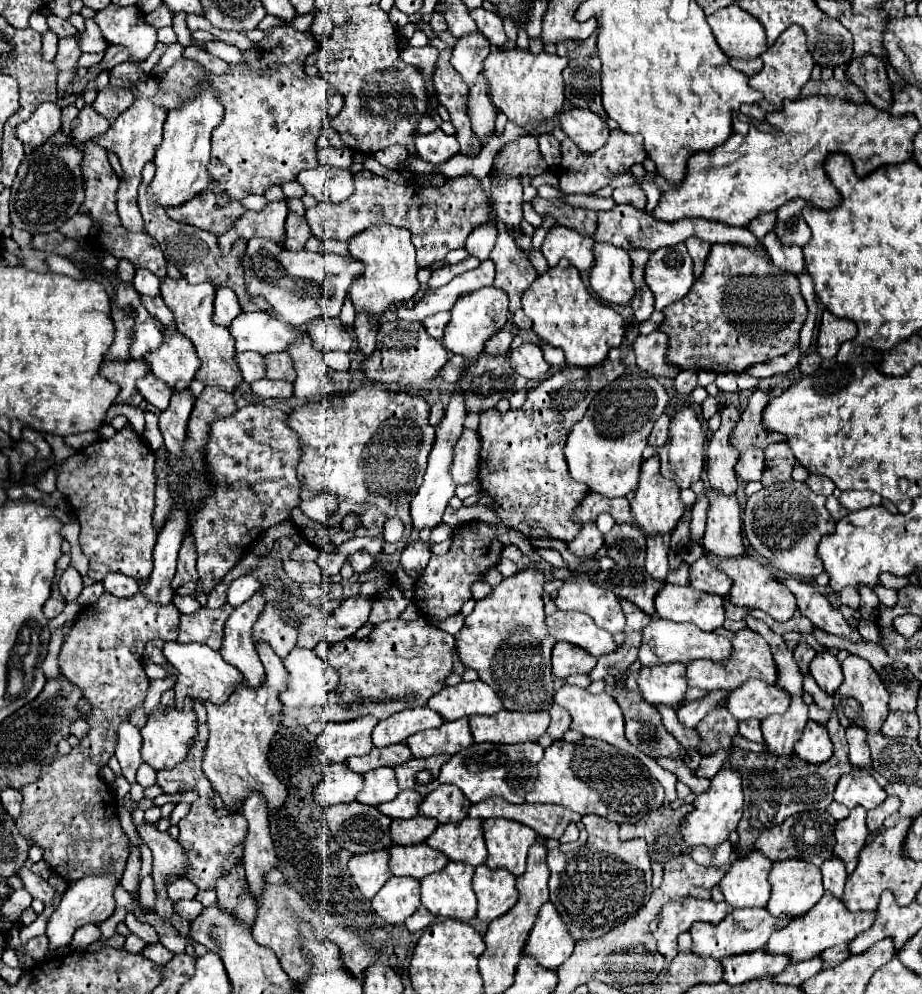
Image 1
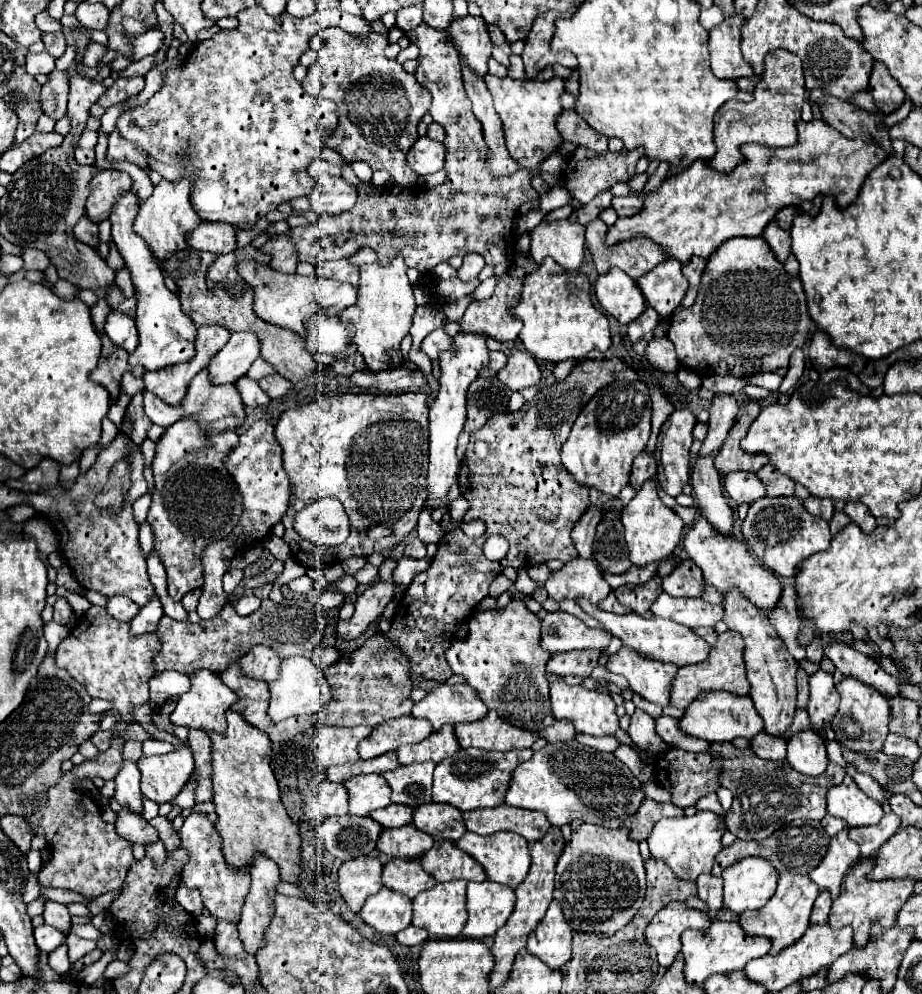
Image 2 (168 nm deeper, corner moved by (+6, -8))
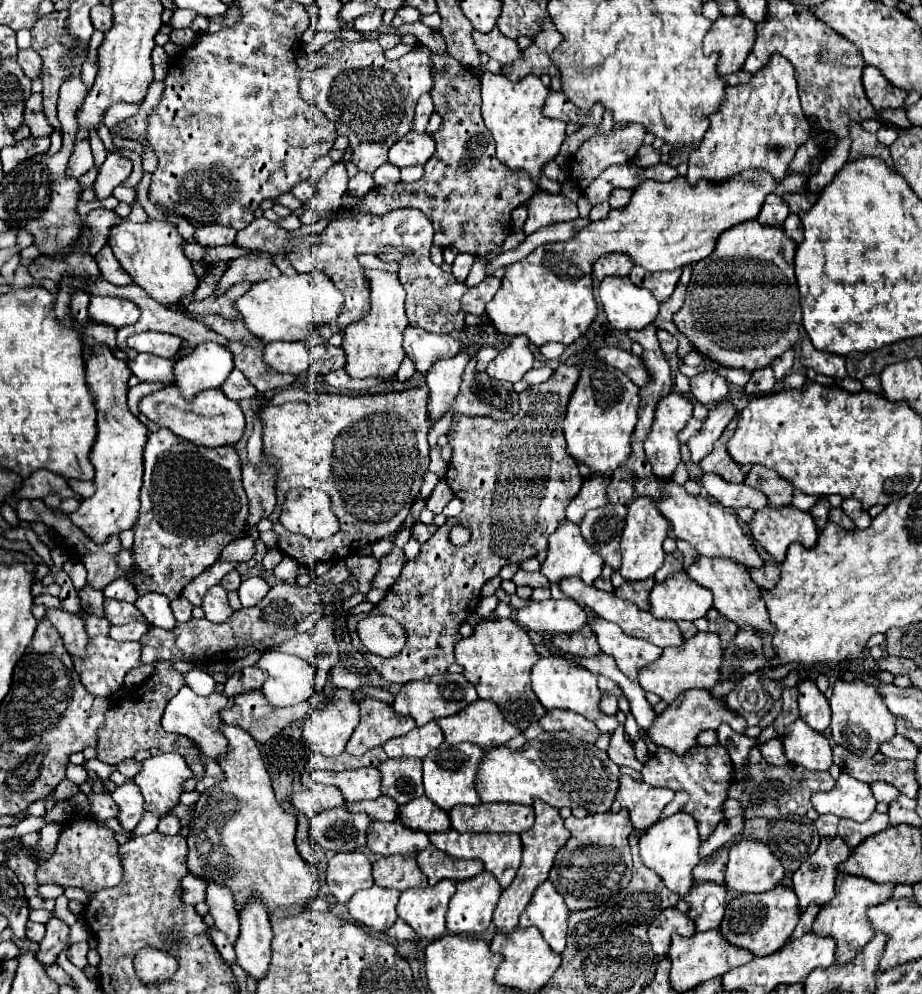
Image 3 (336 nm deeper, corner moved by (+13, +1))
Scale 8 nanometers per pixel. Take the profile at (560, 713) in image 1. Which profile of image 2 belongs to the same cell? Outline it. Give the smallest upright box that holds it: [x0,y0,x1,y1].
[540,721,576,743]

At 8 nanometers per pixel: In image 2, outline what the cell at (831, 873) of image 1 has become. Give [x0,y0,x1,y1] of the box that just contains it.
[810,891,832,923]

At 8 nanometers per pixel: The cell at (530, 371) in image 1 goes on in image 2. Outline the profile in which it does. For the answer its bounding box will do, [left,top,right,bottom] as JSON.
[498,351,540,391]

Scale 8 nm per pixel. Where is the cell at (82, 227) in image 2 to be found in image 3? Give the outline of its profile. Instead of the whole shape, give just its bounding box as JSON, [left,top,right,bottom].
[87,208,121,254]

